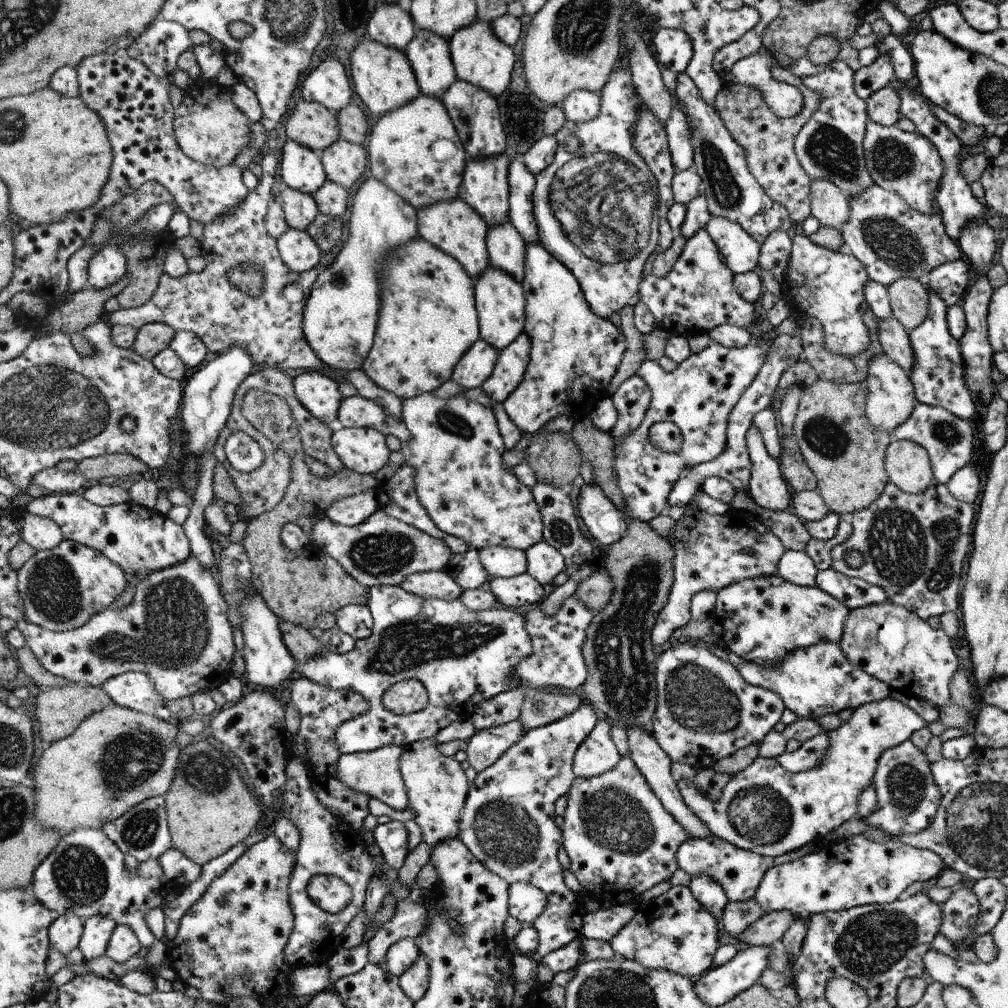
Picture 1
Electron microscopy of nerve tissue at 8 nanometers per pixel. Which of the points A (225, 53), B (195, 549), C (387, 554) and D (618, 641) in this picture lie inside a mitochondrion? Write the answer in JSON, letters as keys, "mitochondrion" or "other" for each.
{"A":"other","B":"other","C":"mitochondrion","D":"mitochondrion"}

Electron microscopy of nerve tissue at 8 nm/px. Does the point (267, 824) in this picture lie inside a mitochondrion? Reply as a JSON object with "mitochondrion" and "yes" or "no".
{"mitochondrion":"no"}

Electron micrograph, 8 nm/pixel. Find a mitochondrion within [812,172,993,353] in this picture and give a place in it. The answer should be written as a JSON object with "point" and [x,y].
{"point":[896,245]}

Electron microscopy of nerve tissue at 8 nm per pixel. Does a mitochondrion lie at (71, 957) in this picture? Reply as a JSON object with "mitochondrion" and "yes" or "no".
{"mitochondrion":"no"}

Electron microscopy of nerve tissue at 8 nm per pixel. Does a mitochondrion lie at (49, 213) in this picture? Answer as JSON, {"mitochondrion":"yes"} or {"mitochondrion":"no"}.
{"mitochondrion":"no"}

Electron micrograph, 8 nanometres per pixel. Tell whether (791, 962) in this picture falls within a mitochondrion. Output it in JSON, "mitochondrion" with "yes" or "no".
{"mitochondrion":"no"}

